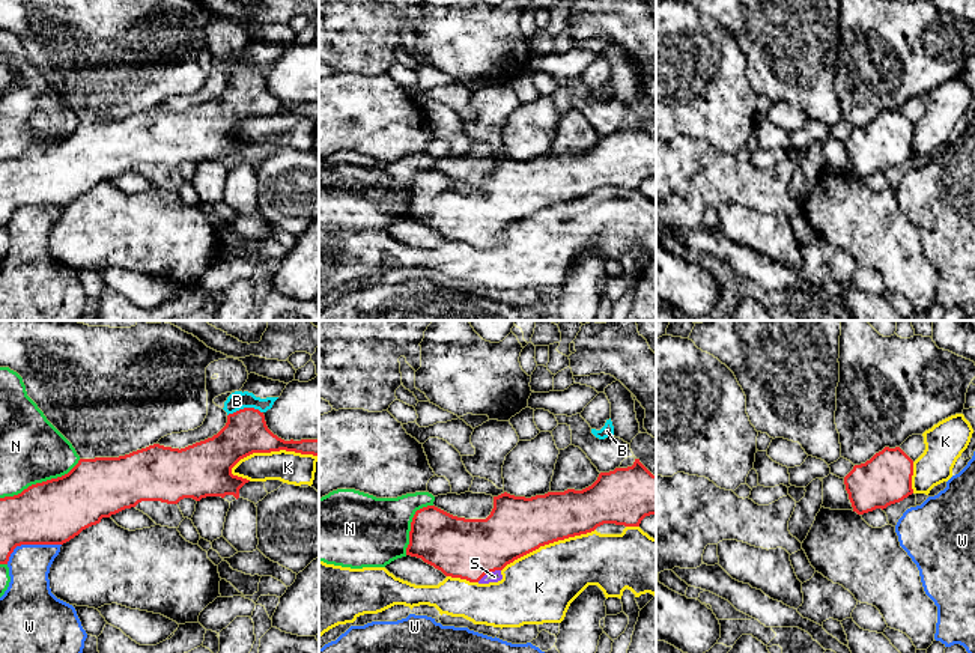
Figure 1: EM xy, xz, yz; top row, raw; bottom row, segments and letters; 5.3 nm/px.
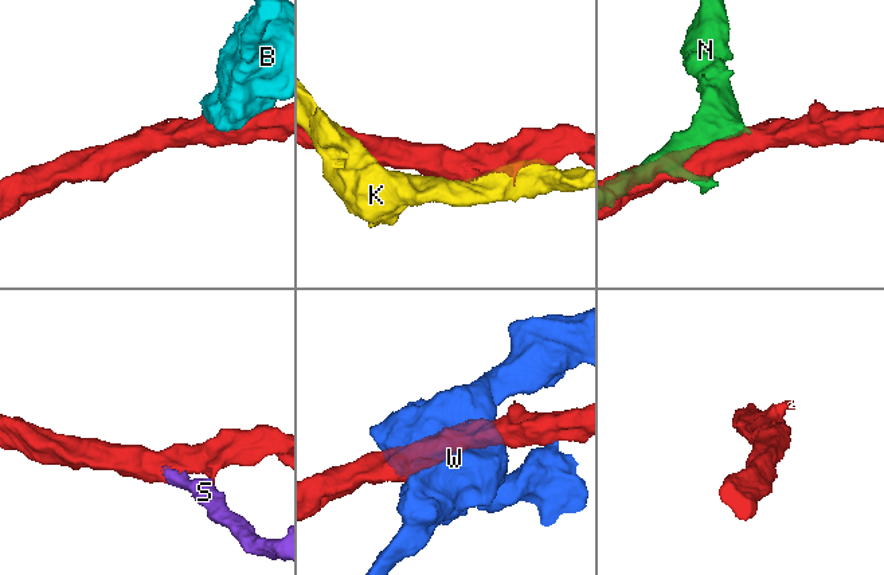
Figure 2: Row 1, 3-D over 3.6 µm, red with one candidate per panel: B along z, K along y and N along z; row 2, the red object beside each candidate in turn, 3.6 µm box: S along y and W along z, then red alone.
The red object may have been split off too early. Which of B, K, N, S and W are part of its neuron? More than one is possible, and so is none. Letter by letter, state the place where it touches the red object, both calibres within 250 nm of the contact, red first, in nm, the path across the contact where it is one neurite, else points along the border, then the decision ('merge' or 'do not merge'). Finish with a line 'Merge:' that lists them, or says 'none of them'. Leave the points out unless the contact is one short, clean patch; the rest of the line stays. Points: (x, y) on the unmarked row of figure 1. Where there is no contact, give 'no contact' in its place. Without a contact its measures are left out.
B: xy (244, 71) | 240/100 nm | do not merge
K: xy (271, 113) | 240/180 nm | do not merge
N: xy (39, 146) | 340/360 nm | do not merge
S: xz (488, 235) | 320/60 nm | merge
W: xy (30, 206) | 340/220 nm | do not merge
Merge: S

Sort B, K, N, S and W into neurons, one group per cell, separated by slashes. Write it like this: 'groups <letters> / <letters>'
groups B / K / N / S / W

